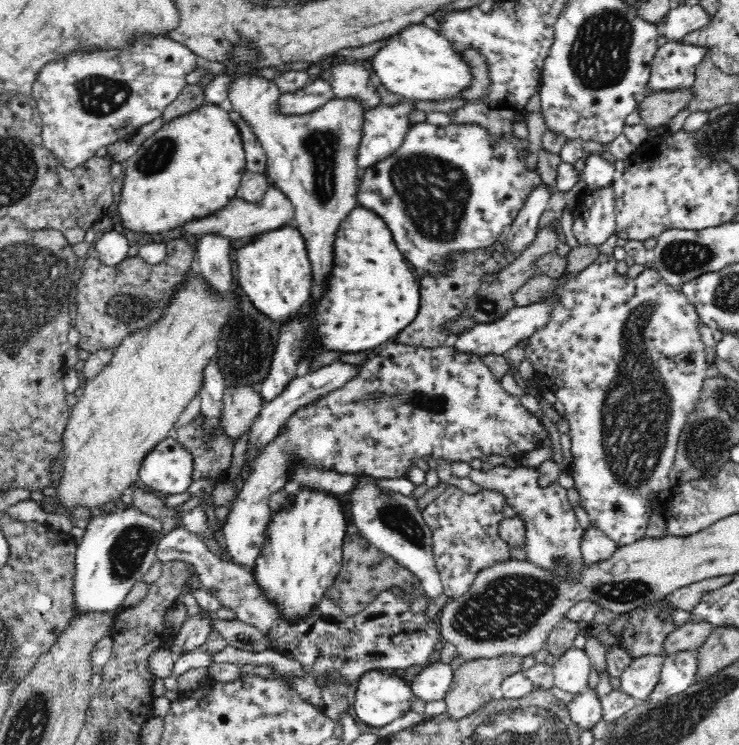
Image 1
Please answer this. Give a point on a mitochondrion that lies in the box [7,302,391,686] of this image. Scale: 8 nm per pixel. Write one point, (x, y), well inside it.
(126, 555)

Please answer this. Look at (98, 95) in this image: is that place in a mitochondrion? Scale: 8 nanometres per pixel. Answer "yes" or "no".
yes

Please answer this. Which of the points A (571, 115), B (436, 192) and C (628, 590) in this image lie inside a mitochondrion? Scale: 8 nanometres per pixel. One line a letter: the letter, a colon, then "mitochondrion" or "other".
A: other
B: mitochondrion
C: mitochondrion

